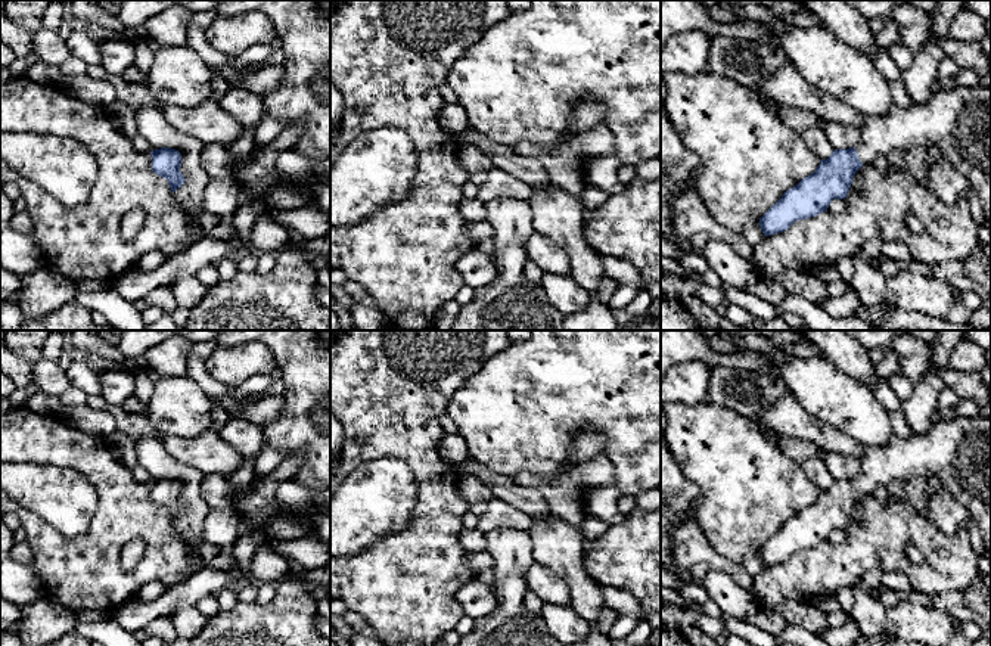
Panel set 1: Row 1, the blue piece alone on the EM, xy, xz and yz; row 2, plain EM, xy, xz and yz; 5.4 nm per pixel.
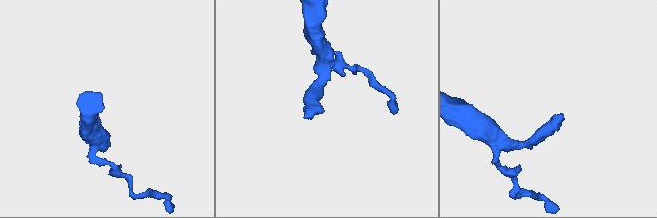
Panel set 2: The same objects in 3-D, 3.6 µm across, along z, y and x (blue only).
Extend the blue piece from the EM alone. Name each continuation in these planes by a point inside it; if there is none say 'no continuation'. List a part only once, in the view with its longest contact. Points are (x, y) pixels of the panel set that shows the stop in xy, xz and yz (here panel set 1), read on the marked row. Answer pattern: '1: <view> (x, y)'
1: yz (957, 121)

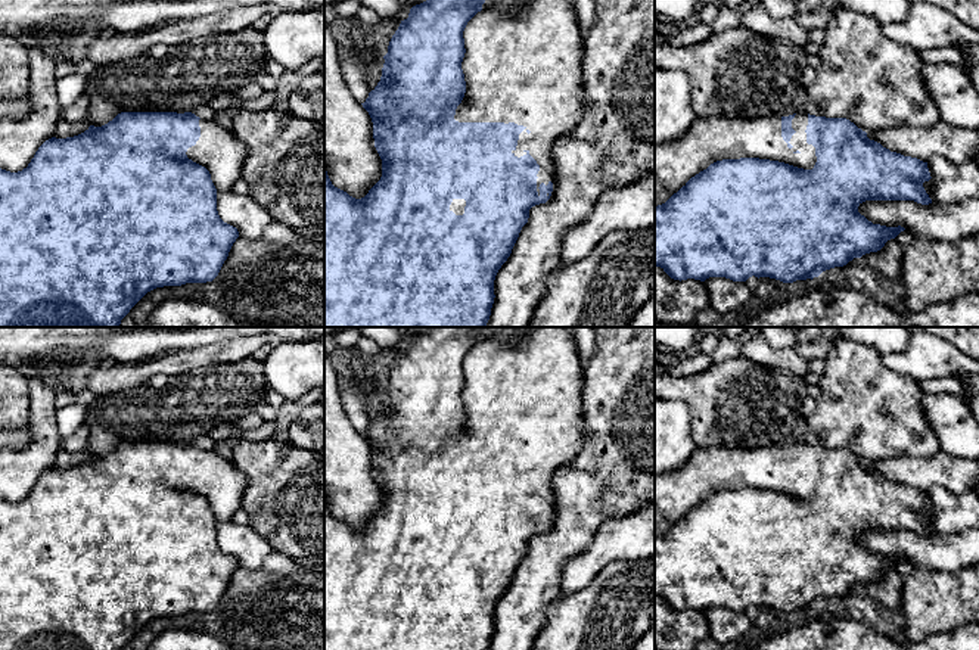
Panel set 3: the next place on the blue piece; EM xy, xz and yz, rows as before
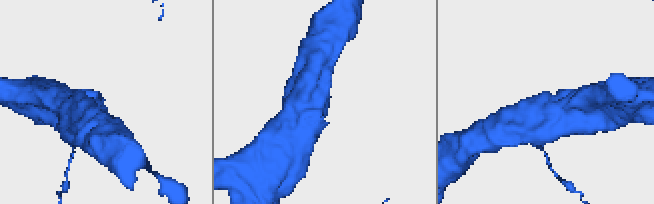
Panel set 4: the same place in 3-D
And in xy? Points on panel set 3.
1: xy (218, 149)

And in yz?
1: yz (712, 139)

